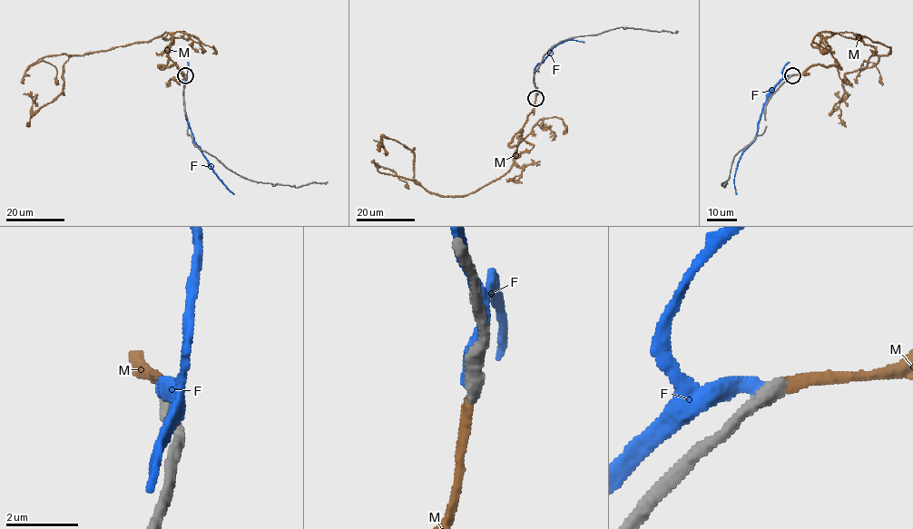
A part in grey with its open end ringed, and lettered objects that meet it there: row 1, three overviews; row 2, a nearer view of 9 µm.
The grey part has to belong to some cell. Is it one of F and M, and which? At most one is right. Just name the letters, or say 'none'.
M

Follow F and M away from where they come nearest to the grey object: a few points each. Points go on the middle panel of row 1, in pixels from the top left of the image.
F: (535, 96), (535, 69), (538, 64), (559, 43), (568, 40), (584, 42)
M: (535, 98), (511, 142), (522, 132), (513, 165), (468, 193), (418, 185), (414, 148), (383, 137), (378, 151)

